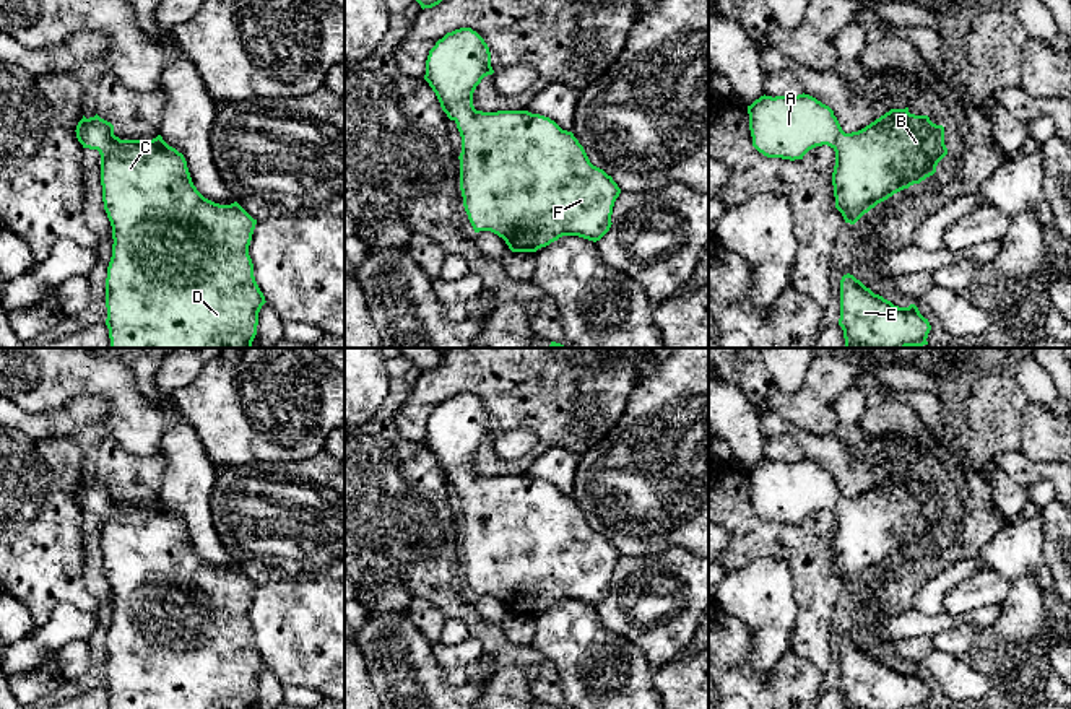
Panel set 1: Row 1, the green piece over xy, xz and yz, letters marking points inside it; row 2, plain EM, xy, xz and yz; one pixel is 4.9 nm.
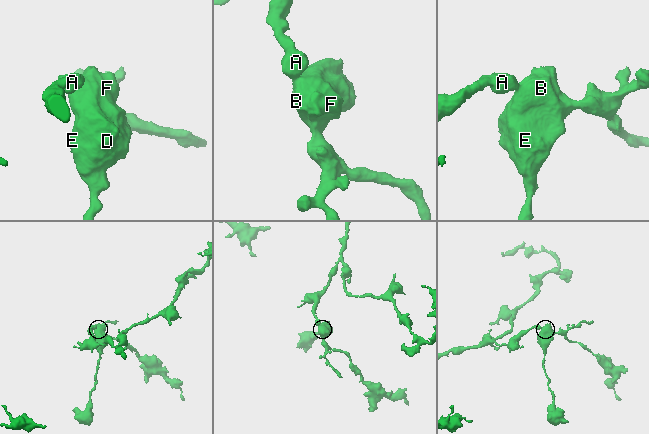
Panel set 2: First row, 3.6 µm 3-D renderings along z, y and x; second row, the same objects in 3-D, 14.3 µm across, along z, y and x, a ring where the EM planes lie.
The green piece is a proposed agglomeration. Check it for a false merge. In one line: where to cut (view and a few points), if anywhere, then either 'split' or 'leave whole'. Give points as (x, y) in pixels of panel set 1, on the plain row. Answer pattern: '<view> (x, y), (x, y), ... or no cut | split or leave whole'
no cut | leave whole

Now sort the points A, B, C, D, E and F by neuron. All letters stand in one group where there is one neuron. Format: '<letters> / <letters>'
A B C D E F

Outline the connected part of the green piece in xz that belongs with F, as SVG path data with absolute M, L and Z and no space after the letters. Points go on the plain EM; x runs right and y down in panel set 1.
M471 392L447 397L426 424L424 444L462 501L460 555L475 597L497 598L512 616L536 616L562 600L600 605L613 589L621 553L590 527L574 498L549 481L528 475L476 475L473 457L492 437L489 411Z

